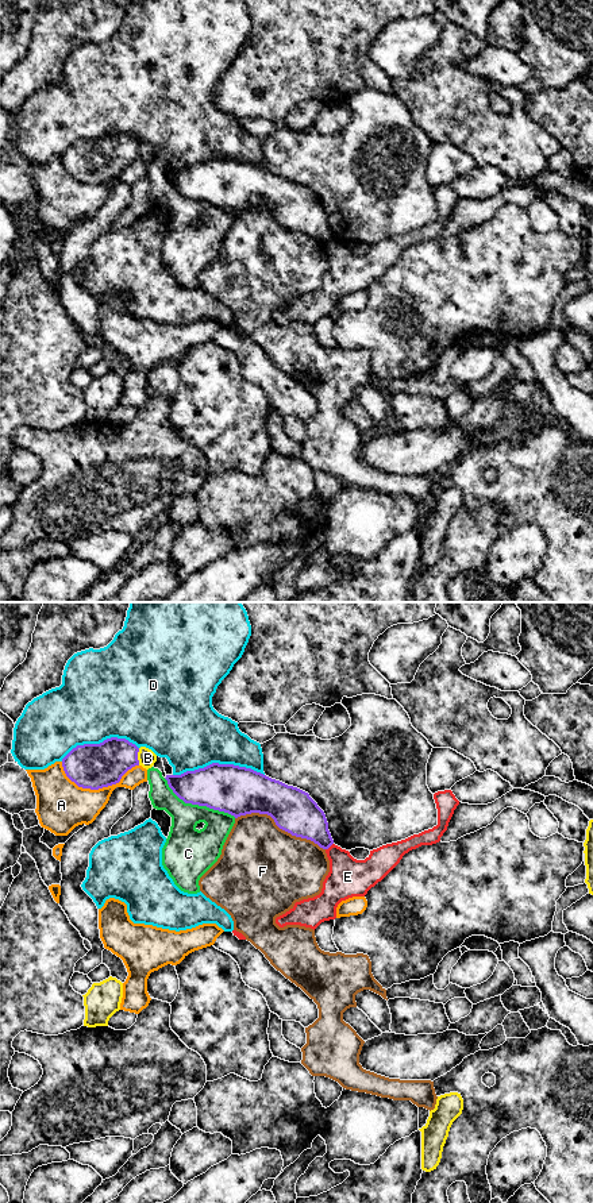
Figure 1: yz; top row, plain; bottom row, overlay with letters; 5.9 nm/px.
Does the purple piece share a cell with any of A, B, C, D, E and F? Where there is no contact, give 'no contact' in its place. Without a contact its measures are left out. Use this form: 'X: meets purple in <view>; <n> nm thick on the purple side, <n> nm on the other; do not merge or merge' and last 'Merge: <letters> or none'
A: meets purple in yz; 280 nm thick on the purple side, 300 nm on the other; do not merge
B: meets purple in yz; 260 nm thick on the purple side, 100 nm on the other; do not merge
C: meets purple in yz; 280 nm thick on the purple side, 220 nm on the other; do not merge
D: meets purple in yz; 280 nm thick on the purple side, 400 nm on the other; do not merge
E: meets purple in yz; 240 nm thick on the purple side, 240 nm on the other; do not merge
F: meets purple in yz; 260 nm thick on the purple side, 500 nm on the other; do not merge
Merge: none

